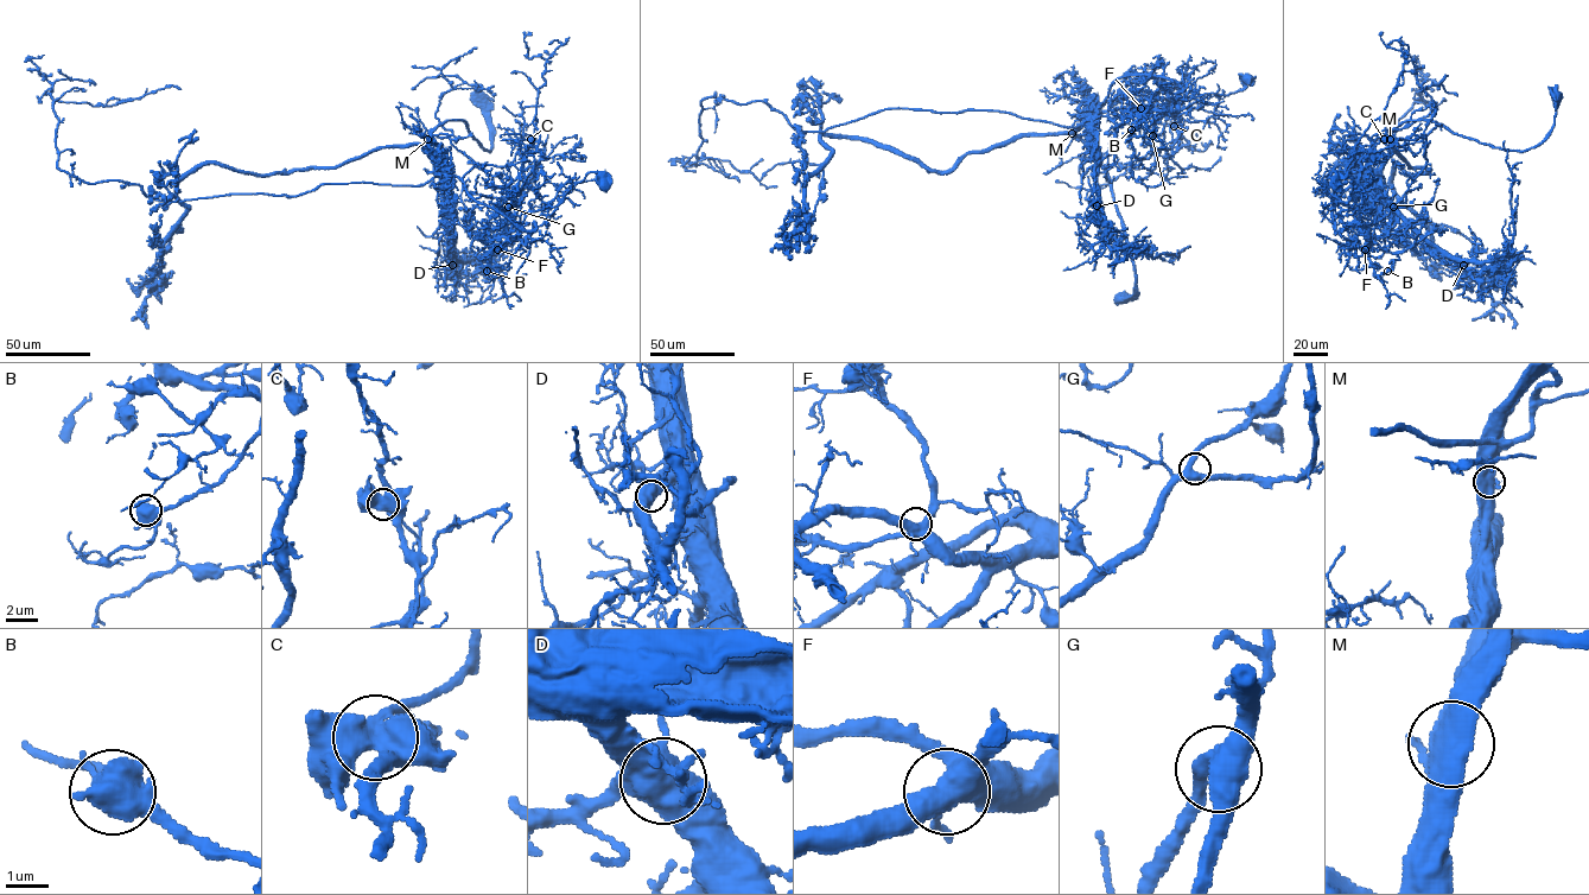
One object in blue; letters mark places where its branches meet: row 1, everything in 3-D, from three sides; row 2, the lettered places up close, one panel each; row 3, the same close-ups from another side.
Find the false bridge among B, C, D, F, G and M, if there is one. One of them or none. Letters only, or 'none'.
M

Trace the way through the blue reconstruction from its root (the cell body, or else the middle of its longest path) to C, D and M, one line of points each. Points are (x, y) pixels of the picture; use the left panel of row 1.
C: (477, 99), (489, 151), (461, 120), (431, 133), (445, 133), (474, 163), (499, 166), (520, 163), (531, 139)
D: (477, 99), (489, 132), (489, 151), (461, 120), (443, 121), (427, 140), (430, 158), (449, 202), (452, 265)
M: (477, 99), (489, 132), (489, 151), (461, 120), (443, 121), (427, 139)

